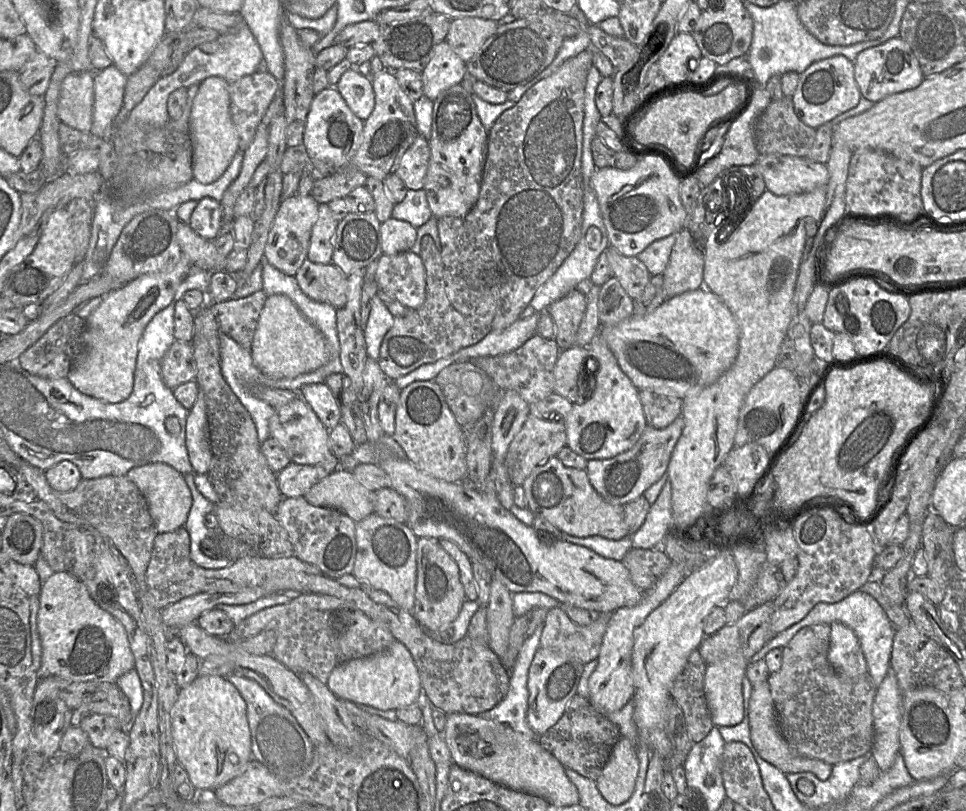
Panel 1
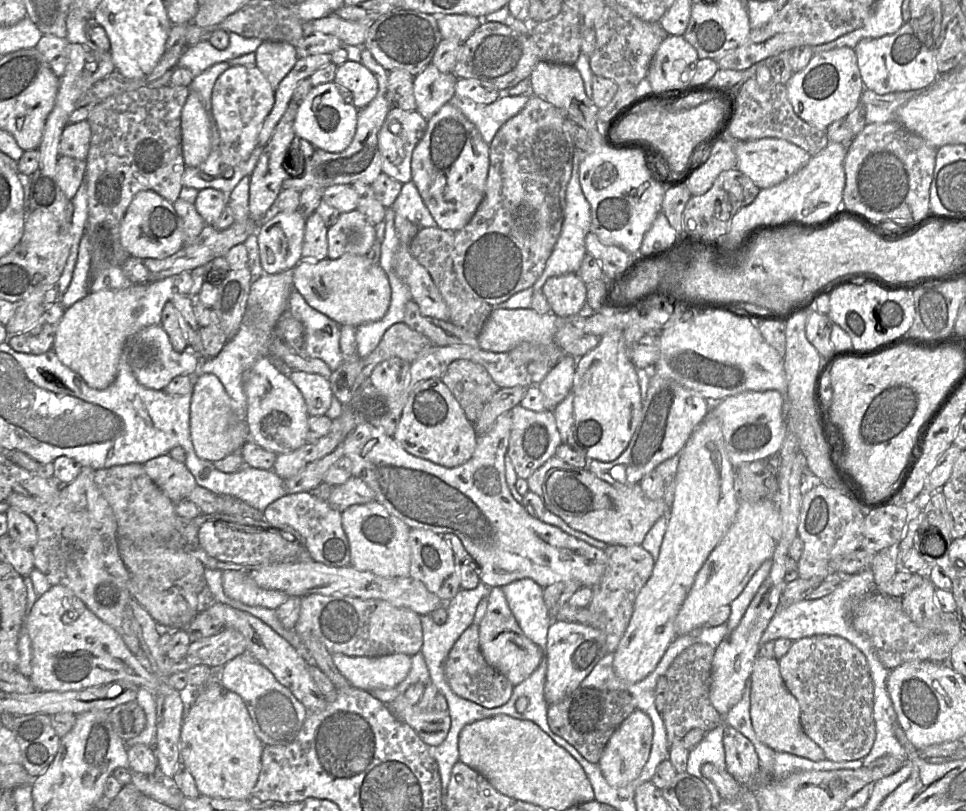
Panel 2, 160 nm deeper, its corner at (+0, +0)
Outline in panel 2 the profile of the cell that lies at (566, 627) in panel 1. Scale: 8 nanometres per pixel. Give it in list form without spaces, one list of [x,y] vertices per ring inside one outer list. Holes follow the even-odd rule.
[[[607,545],[604,553],[606,568],[600,582],[592,587],[593,597],[588,609],[598,617],[610,653],[617,648],[633,614],[635,600],[650,578],[656,561],[641,545]]]

